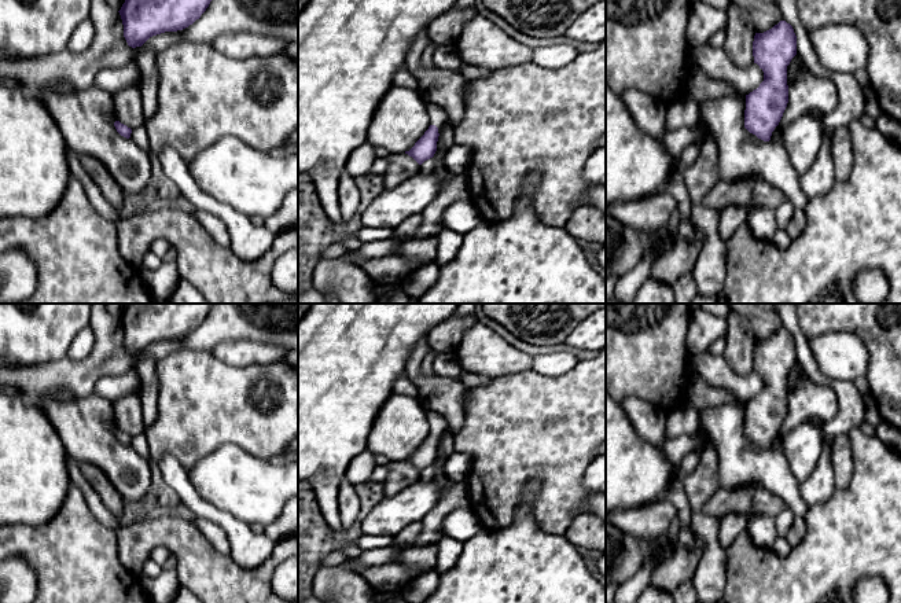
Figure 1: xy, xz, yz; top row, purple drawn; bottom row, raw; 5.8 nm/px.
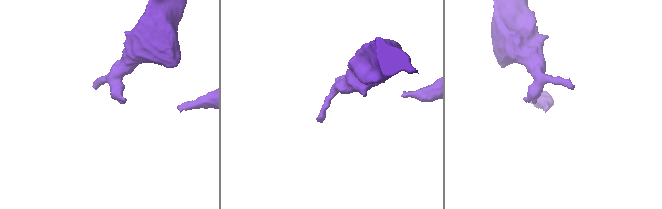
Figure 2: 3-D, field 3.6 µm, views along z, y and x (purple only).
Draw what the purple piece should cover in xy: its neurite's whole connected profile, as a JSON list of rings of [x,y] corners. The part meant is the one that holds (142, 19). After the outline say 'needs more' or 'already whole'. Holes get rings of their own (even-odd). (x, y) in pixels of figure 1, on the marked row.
[[[125,0],[118,11],[129,47],[141,47],[150,37],[188,27],[212,0]]]; already whole

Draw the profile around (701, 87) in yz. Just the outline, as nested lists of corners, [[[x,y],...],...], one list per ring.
[[[695,65],[688,69],[684,92],[700,103],[728,96],[736,91],[728,82],[710,77]]]

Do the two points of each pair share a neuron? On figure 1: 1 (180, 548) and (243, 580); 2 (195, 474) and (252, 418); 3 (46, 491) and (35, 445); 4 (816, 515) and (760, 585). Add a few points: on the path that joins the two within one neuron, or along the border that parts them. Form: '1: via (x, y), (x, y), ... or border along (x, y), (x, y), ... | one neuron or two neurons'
1: via (195, 559), (216, 580), (228, 580) | one neuron
2: border along (256, 456), (236, 445), (221, 444), (198, 462) | two neurons
3: via (35, 480), (35, 456) | one neuron
4: via (816, 536), (816, 541), (780, 577) | one neuron

